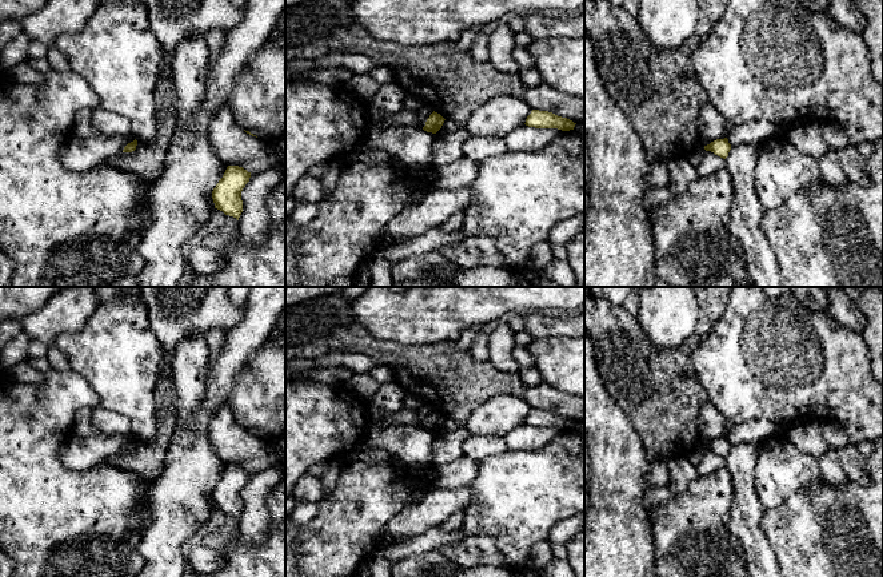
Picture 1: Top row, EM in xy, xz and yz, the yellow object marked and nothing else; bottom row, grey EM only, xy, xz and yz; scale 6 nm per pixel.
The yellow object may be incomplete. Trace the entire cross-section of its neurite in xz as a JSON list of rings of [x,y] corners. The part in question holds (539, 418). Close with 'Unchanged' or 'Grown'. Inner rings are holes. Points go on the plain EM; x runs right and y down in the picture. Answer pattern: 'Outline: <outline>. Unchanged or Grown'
Outline: [[[532,409],[524,423],[535,427],[558,427],[562,430],[570,430],[574,429],[576,422],[548,410]]]. Unchanged

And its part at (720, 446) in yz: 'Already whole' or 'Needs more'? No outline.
Already whole

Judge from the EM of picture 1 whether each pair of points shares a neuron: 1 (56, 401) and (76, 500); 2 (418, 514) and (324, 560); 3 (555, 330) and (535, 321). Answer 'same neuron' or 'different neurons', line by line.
1: same neuron
2: different neurons
3: same neuron

